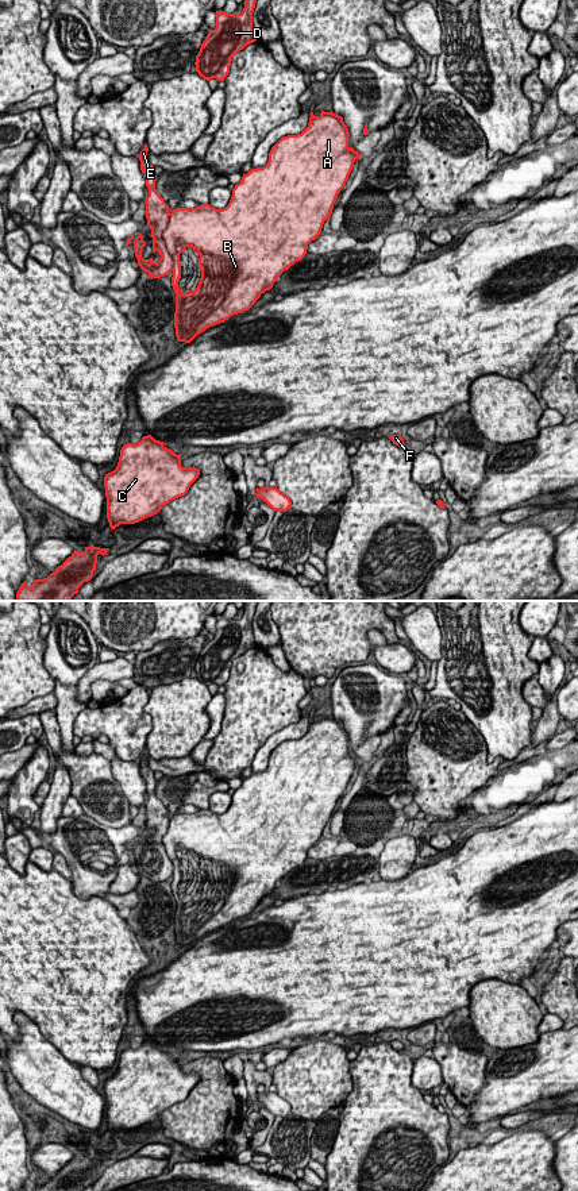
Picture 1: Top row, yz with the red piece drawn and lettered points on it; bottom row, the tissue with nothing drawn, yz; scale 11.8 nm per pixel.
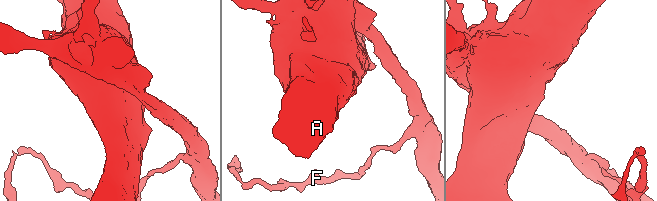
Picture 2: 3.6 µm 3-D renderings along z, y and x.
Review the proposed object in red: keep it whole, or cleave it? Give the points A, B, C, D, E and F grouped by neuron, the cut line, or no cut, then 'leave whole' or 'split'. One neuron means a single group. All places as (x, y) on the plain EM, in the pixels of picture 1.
A B C / D E F | yz (169, 818), (162, 845), (172, 863), (173, 874) | split

